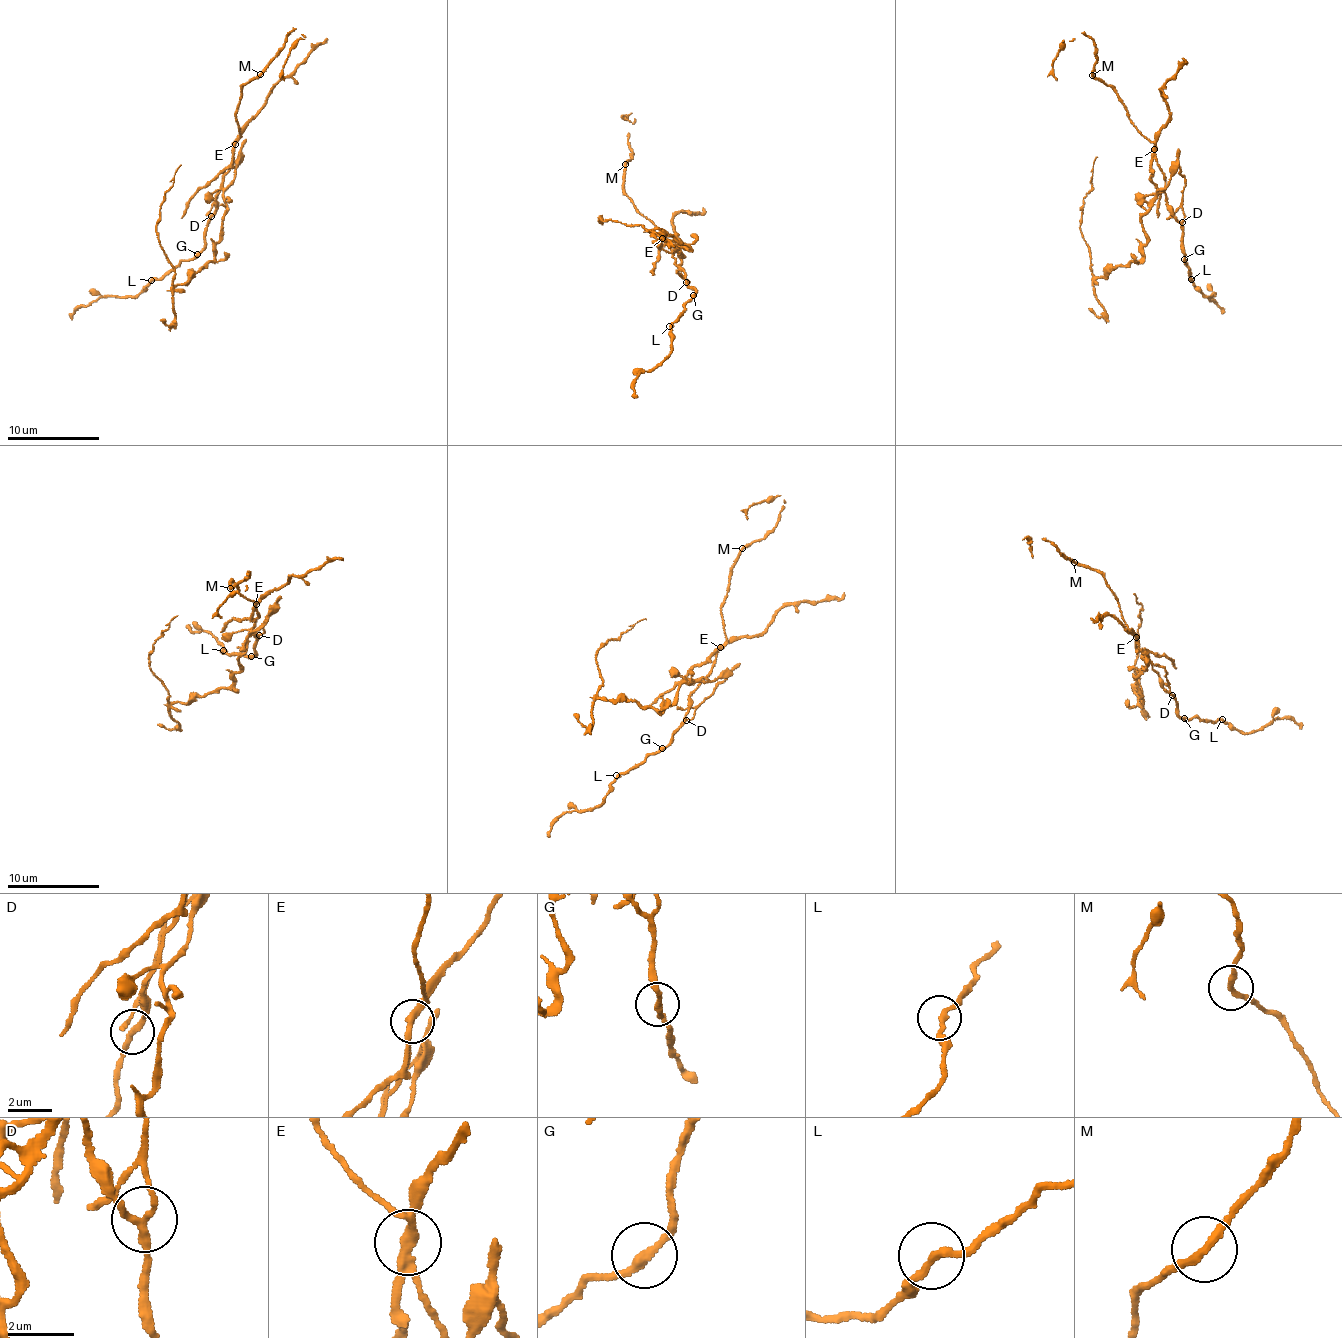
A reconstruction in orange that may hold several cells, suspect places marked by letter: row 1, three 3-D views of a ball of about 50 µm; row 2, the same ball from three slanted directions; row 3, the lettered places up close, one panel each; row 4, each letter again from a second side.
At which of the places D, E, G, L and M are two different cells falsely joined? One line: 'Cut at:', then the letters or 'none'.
Cut at: D, E, M

